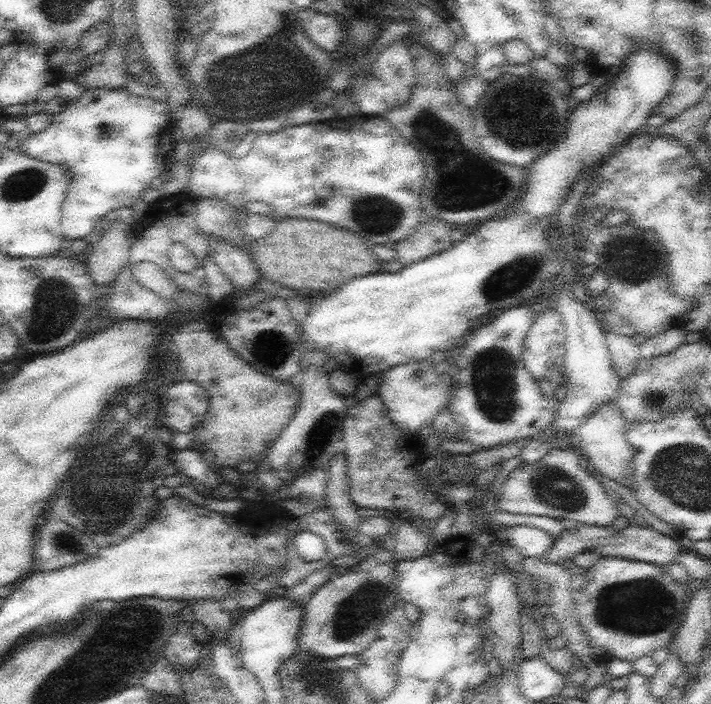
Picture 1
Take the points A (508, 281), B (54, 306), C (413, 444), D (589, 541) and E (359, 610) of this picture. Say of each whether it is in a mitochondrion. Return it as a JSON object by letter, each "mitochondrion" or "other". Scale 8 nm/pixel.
{"A":"mitochondrion","B":"mitochondrion","C":"other","D":"mitochondrion","E":"mitochondrion"}

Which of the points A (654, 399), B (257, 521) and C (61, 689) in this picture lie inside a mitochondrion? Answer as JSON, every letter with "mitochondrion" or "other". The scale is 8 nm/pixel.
{"A":"mitochondrion","B":"other","C":"mitochondrion"}

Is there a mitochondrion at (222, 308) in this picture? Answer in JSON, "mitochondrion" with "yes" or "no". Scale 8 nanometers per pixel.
{"mitochondrion":"no"}

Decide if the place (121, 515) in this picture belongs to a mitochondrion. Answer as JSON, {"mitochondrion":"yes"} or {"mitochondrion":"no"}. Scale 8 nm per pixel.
{"mitochondrion":"no"}

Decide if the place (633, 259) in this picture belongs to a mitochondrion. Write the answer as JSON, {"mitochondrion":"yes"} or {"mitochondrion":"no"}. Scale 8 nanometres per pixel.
{"mitochondrion":"yes"}

